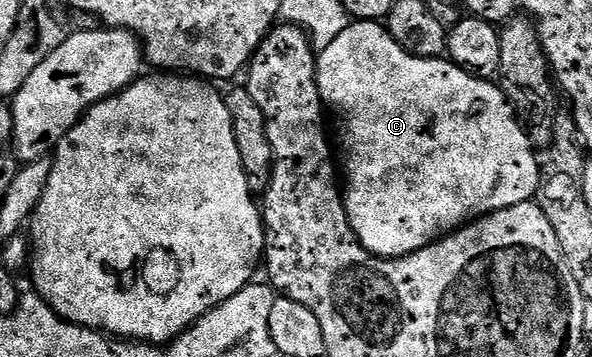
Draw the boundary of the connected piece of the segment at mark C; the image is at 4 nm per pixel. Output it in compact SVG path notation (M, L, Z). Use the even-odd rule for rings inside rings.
M354 21L345 31L339 33L331 44L319 50L317 87L321 93L322 103L332 113L334 110L338 120L341 121L339 162L343 167L343 197L349 223L355 236L363 244L363 248L367 248L377 258L402 258L411 252L419 252L423 247L430 246L433 242L444 238L446 234L452 234L454 230L469 225L478 216L494 214L496 210L534 201L537 191L541 189L543 166L539 158L537 162L538 151L534 147L528 129L523 125L512 102L505 95L504 89L496 81L477 78L472 72L464 70L462 66L457 65L448 57L420 58L407 52L389 35L388 29L380 21Z

